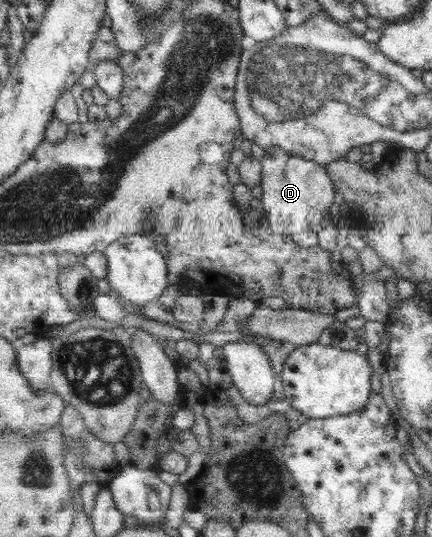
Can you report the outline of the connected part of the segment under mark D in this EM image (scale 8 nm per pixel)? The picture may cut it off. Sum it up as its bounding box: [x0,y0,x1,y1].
[261,146,337,235]

